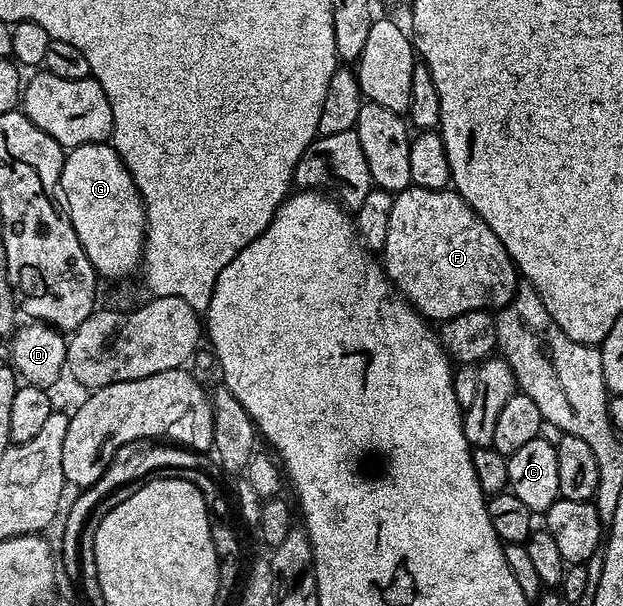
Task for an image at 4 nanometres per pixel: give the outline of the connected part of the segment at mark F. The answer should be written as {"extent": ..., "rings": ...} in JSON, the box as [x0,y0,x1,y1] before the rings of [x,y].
{"extent":[383,185,519,324],"rings":[[[412,185],[407,192],[394,197],[383,265],[385,274],[393,281],[397,291],[404,294],[424,318],[437,324],[463,316],[463,312],[505,306],[512,300],[519,285],[519,271],[499,238],[489,233],[489,226],[474,215],[472,208],[452,188],[432,190]]]}

